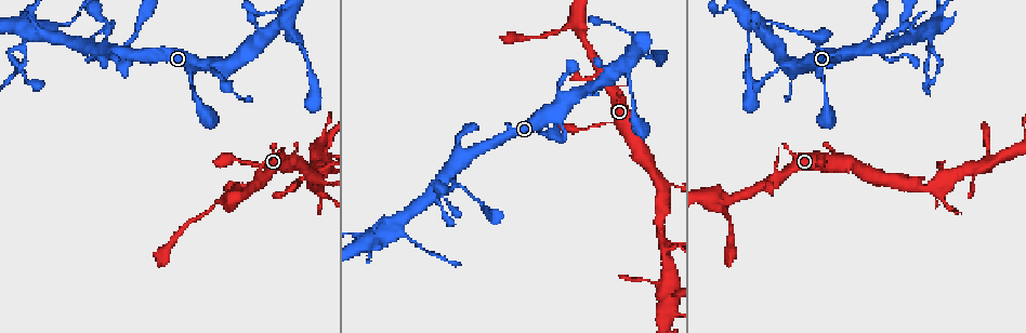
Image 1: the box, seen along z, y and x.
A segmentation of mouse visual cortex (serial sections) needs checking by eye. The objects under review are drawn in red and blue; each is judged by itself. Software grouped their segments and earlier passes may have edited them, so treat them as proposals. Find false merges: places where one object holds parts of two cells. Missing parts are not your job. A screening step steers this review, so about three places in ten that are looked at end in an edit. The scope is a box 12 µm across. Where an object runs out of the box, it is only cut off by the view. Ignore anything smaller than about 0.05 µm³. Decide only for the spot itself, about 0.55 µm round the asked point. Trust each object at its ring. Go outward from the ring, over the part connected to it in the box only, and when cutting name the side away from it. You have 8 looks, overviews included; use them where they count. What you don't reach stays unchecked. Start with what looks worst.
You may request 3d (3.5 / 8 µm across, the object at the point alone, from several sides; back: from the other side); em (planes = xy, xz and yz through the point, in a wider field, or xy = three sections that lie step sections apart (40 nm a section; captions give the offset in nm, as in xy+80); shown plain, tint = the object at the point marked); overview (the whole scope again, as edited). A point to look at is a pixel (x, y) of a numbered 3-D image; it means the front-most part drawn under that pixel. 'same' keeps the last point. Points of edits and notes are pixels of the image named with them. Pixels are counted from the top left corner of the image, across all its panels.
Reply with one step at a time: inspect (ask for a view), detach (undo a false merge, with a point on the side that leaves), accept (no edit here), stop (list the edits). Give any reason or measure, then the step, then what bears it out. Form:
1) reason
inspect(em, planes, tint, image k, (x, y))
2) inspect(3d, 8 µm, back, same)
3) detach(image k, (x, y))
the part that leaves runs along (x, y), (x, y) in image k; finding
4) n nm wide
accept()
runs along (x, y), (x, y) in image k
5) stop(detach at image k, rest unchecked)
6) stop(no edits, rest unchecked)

inspect(3d, 3.5 µm, image 1, (886, 60))

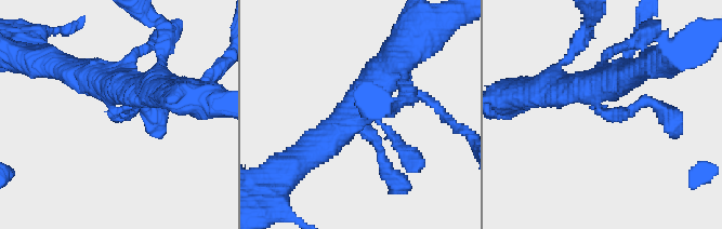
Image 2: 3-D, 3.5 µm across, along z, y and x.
inspect(em, xy, step 5, tint, image 2, (111, 113))

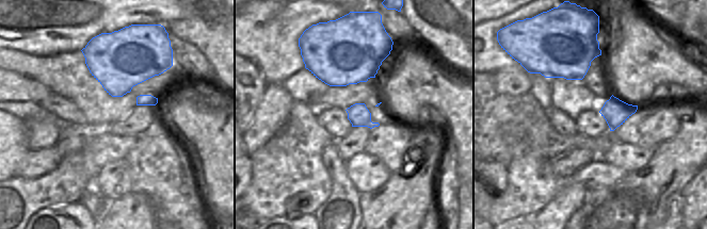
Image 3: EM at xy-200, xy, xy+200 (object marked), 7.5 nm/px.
160 nm wide
accept()
runs along (389, 73), (355, 105), (389, 171) in image 2; one cell here

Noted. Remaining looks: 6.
calibre changes
inspect(3d, 3.5 µm, back, image 1, (60, 23))

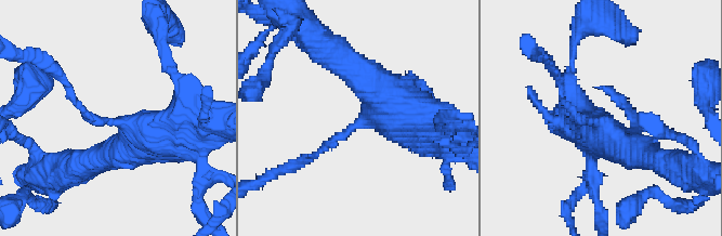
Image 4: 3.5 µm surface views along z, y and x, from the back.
arms of 100, 500 nm; need the tissue
inspect(em, xy, step 1, tint, image 4, (119, 121))

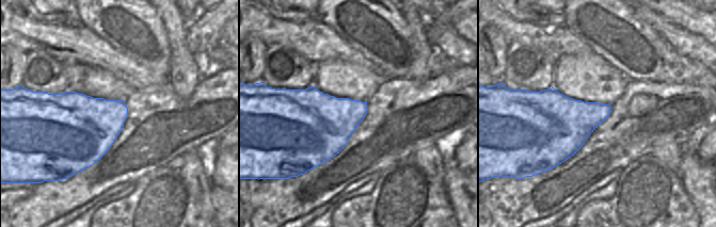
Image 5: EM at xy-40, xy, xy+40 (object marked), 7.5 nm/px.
accept()
runs along (637, 153), (562, 89) in image 4; all the same cell

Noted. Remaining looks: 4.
branch point
inspect(3d, 8 µm, image 1, (719, 204))

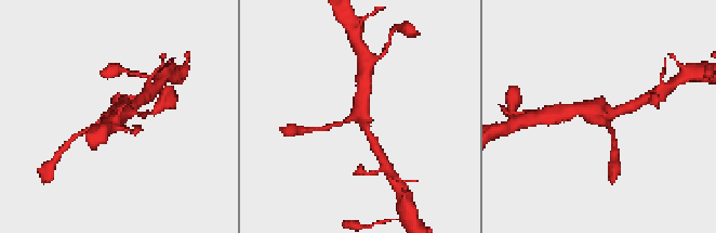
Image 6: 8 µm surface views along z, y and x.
inspect(em, xy, step 5, tint, image 6, (358, 116))

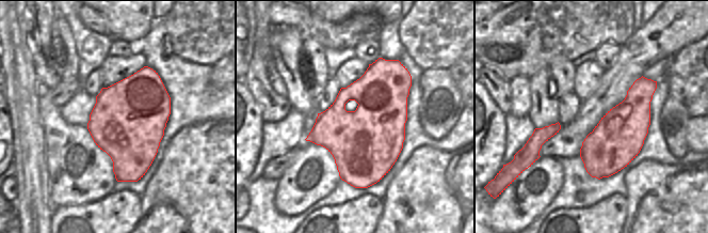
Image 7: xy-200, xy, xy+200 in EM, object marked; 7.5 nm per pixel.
detach(image 6, (329, 126))
the part that leaves runs along (342, 123), (308, 130) in image 6; a second cell is stuck on

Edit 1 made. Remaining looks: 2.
inspect(3d, 3.5 µm, back, image 1, (787, 64))

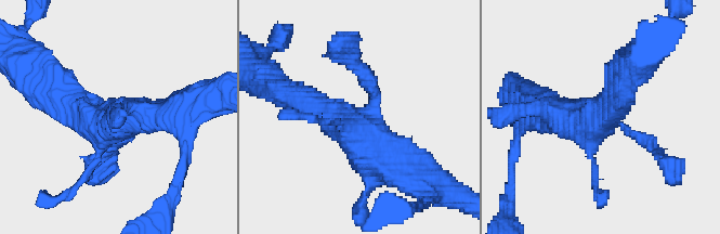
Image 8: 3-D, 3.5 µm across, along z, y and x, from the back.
shape alone is not enough
inspect(em, xy, step 2, tint, image 8, (370, 119))

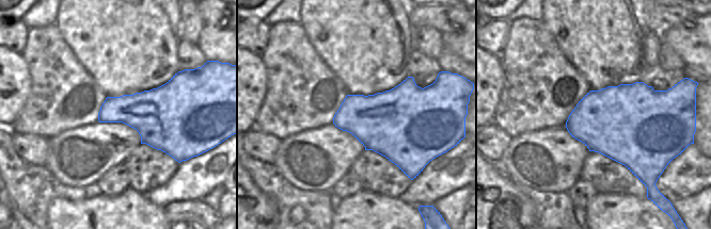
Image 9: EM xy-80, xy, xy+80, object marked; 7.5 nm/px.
480 nm wide
accept()
runs along (415, 180), (335, 116), (298, 100) in image 8; continuous, no second cell

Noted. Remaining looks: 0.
stop(detach at image 6, rest unchecked)

